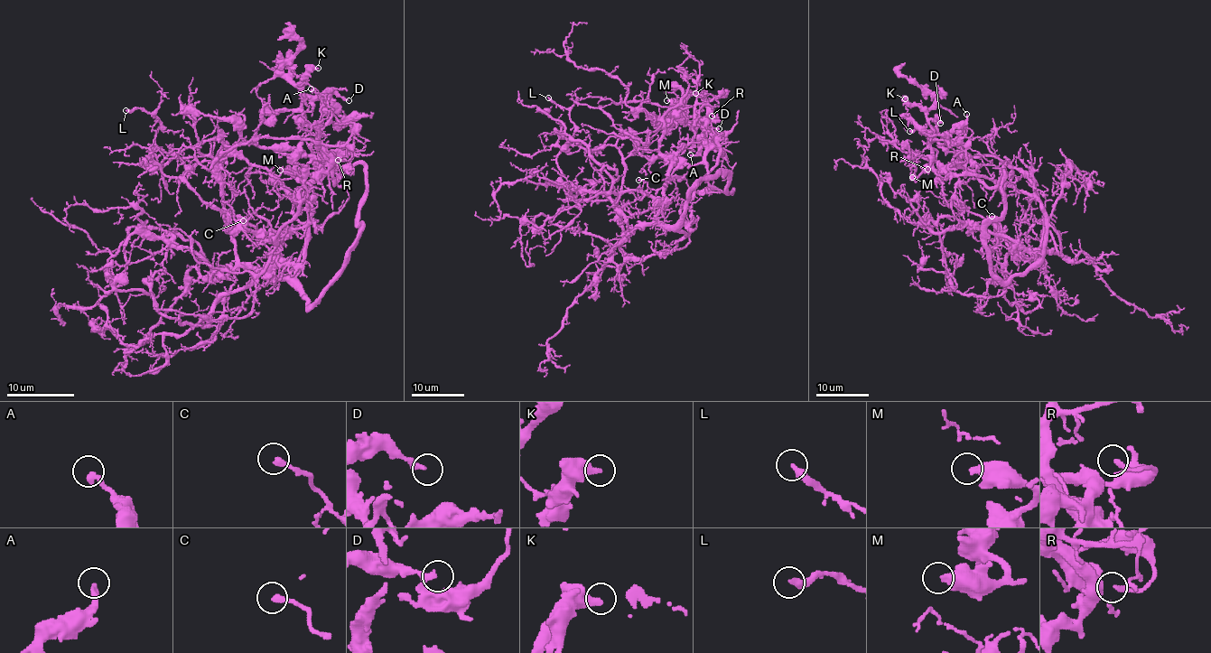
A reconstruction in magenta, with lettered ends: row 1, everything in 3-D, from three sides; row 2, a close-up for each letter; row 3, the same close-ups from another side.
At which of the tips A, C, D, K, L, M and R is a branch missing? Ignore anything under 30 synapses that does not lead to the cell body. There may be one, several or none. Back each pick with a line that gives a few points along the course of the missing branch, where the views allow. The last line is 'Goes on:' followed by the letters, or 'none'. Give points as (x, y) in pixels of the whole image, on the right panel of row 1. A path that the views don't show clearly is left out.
Goes on: none

